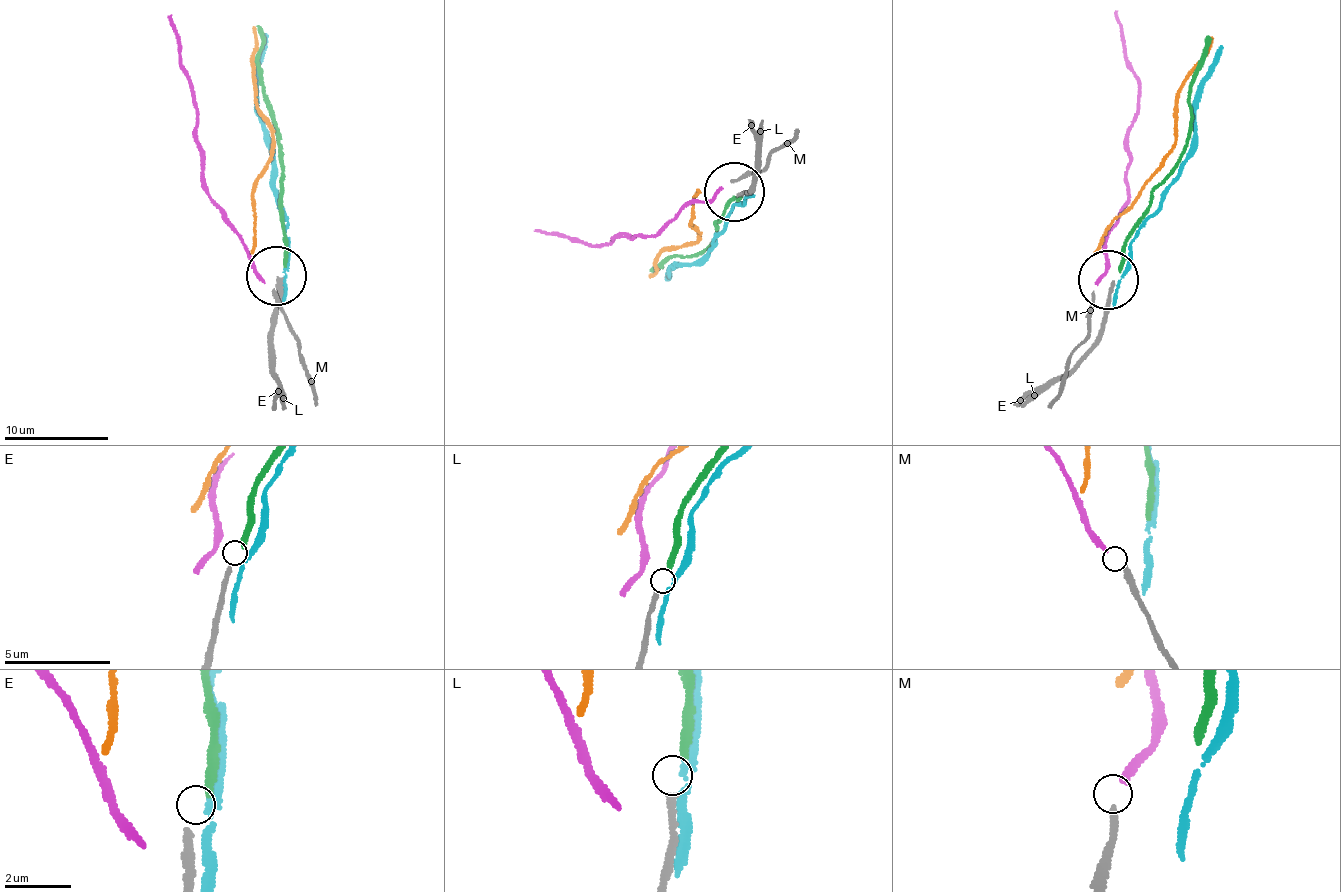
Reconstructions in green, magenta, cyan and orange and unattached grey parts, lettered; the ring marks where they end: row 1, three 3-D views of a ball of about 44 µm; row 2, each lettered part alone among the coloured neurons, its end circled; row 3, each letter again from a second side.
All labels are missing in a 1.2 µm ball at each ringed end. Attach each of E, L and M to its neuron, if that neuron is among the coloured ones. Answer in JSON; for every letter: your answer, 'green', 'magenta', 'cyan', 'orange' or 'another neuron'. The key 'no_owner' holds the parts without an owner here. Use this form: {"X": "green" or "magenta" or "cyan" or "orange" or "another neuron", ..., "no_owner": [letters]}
{"E": "another neuron", "L": "green", "M": "magenta", "no_owner": ["E"]}

